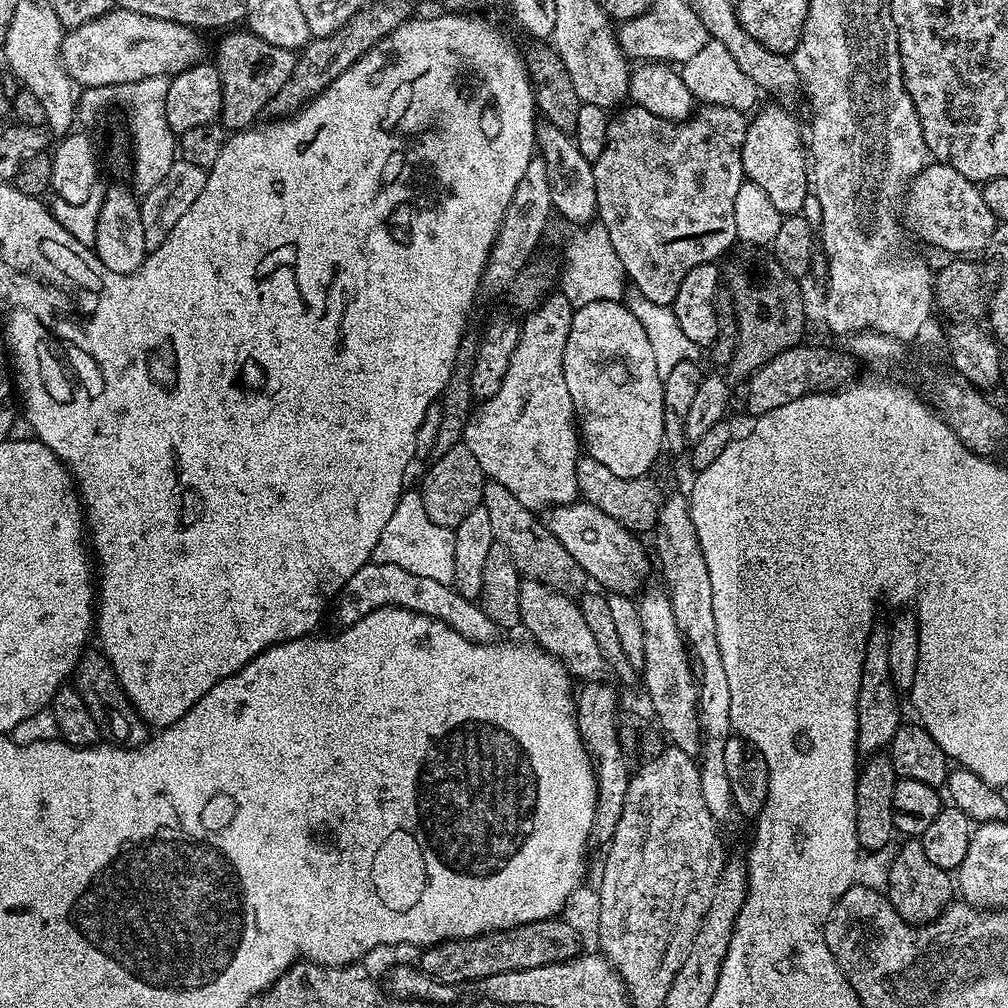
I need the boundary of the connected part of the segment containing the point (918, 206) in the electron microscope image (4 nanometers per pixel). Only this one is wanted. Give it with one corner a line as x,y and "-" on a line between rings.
929,162
924,165
924,169
912,179
908,185
906,193
906,216
916,220
916,232
928,244
933,244
936,248
941,248
944,252
981,252
988,246
988,239
994,234
998,223
996,215
982,202
982,194
979,187
973,181
967,180
954,166
941,164
939,162

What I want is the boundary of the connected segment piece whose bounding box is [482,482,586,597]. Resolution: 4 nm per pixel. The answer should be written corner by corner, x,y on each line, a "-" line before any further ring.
495,482
485,483
482,506
490,514
490,530
494,530
495,543
510,550
510,558
514,558
516,567
527,579
542,582
556,592
563,592
565,596
575,597
585,591
584,571
578,562
574,562
570,550
566,550
566,546
554,538
547,525
536,518
537,513
522,506
522,502
518,502
518,498
514,498
506,486

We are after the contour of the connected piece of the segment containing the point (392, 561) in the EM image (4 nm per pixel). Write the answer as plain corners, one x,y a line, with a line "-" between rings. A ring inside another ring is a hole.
408,490
403,493
394,506
394,514
390,514
390,522
386,522
382,530
382,538
378,538
378,546
374,546
372,560
378,564
389,564
390,566
402,566
410,574
418,574
421,578
434,578
434,582
452,584
454,578
454,538
455,531
446,526
438,526
438,522
433,522
430,514
426,514
426,506
422,502
419,491

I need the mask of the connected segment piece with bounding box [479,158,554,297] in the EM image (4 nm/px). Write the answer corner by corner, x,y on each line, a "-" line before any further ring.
533,158
530,166
526,166
522,174
522,182
518,182
518,190
514,190
514,198
510,198
510,206
506,206
504,211
502,226
498,230
484,272
480,276
481,297
500,296
503,292
505,295
511,289
517,274
537,255
536,247
539,246
540,239
548,228
548,218
553,214
546,162
541,158

